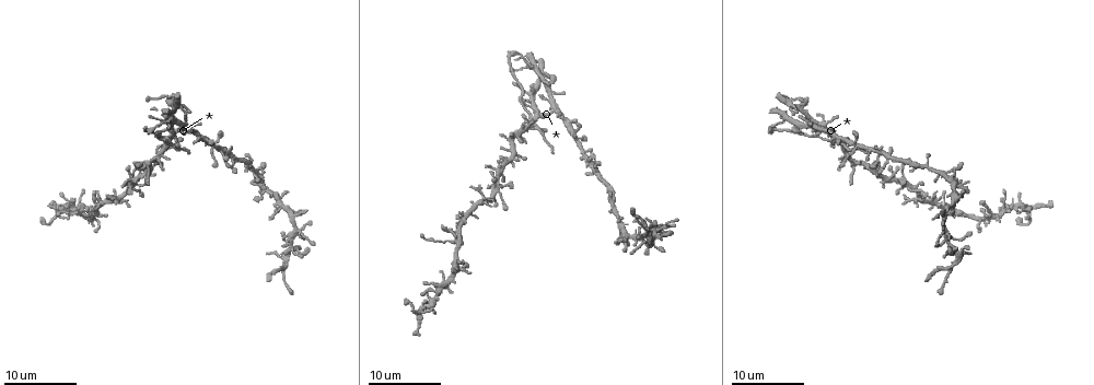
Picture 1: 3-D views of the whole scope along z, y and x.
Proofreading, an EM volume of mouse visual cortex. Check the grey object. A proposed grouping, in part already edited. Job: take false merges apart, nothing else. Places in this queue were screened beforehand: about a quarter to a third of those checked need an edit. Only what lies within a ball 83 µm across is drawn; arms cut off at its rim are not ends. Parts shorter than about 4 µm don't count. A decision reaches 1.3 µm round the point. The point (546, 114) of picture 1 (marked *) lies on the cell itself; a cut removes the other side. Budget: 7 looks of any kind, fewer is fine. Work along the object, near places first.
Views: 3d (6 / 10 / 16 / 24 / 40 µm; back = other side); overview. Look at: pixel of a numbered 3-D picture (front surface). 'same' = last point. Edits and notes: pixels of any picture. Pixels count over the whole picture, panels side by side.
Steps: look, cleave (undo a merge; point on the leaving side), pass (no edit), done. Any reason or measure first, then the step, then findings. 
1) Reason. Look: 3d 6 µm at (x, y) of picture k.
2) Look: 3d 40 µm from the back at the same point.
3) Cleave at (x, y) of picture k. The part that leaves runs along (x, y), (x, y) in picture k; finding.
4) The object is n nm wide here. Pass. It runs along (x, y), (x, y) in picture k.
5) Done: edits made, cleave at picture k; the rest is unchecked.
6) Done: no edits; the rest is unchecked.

Look: 3d 16 µm at (559, 111) of picture 1.

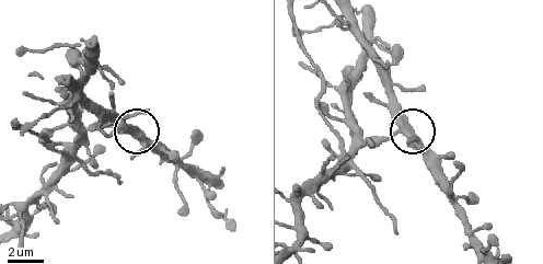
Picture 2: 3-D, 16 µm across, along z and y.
Closer look. Look: 3d 6 µm at (408, 129) of picture 2.

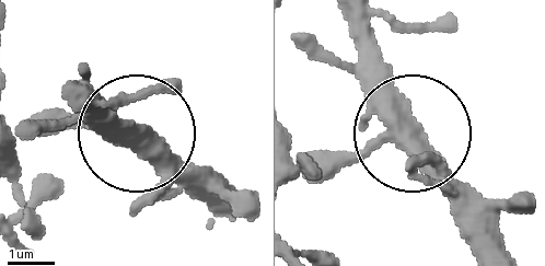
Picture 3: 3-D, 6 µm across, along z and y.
Pass. It runs along (69, 130), (148, 134), (203, 185) in picture 3; one cell here.

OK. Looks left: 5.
A fork. Look: 3d 16 µm at (172, 146) of picture 1.

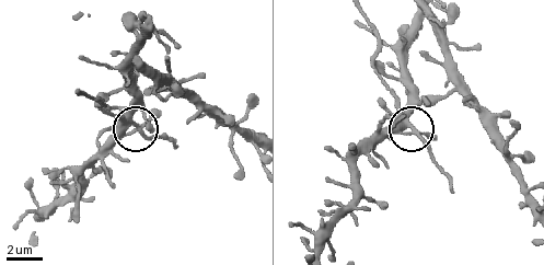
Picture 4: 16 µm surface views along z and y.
Closer look. Look: 3d 10 µm at (413, 131) of picture 4.

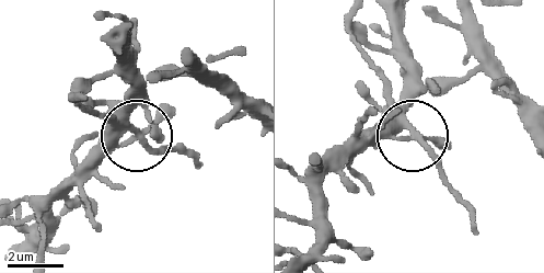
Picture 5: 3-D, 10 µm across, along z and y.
The object is 280 nm wide here. Pass. Continuous, no second cell.

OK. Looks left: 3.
Looks like a crossing. Look: 3d 24 µm at (959, 213) of picture 1.

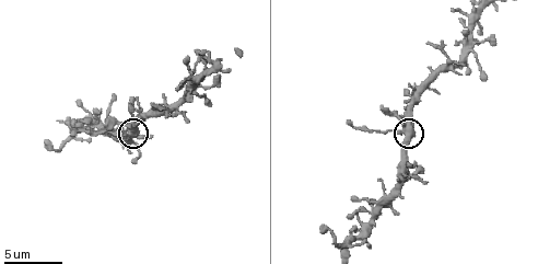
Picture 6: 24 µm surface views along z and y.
Zoom in. Look: 3d 6 µm at (406, 131) of picture 6.

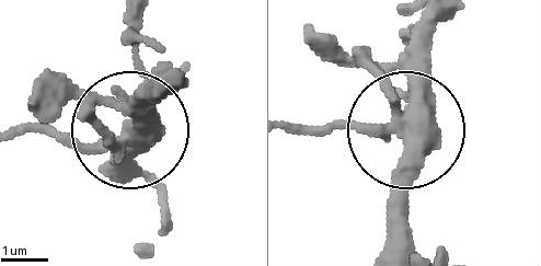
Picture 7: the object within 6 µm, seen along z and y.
4 arms meet here. Pass. It runs along (175, 74), (121, 134), (73, 141), (14, 130) in picture 7; one cell here.

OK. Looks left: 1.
Four or more arms meet. Look: 3d 10 µm at (71, 128) of picture 6.

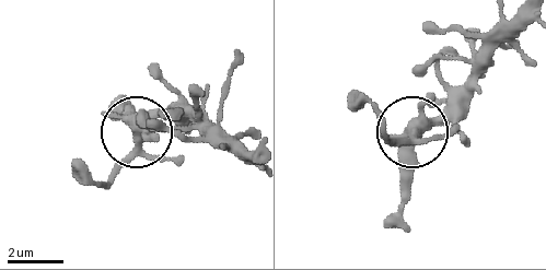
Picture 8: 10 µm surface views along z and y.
Pass. It runs along (532, 13), (485, 70), (421, 127), (407, 195) in picture 8; one cell here.

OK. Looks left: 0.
Done: no edits; the rest is unchecked.

